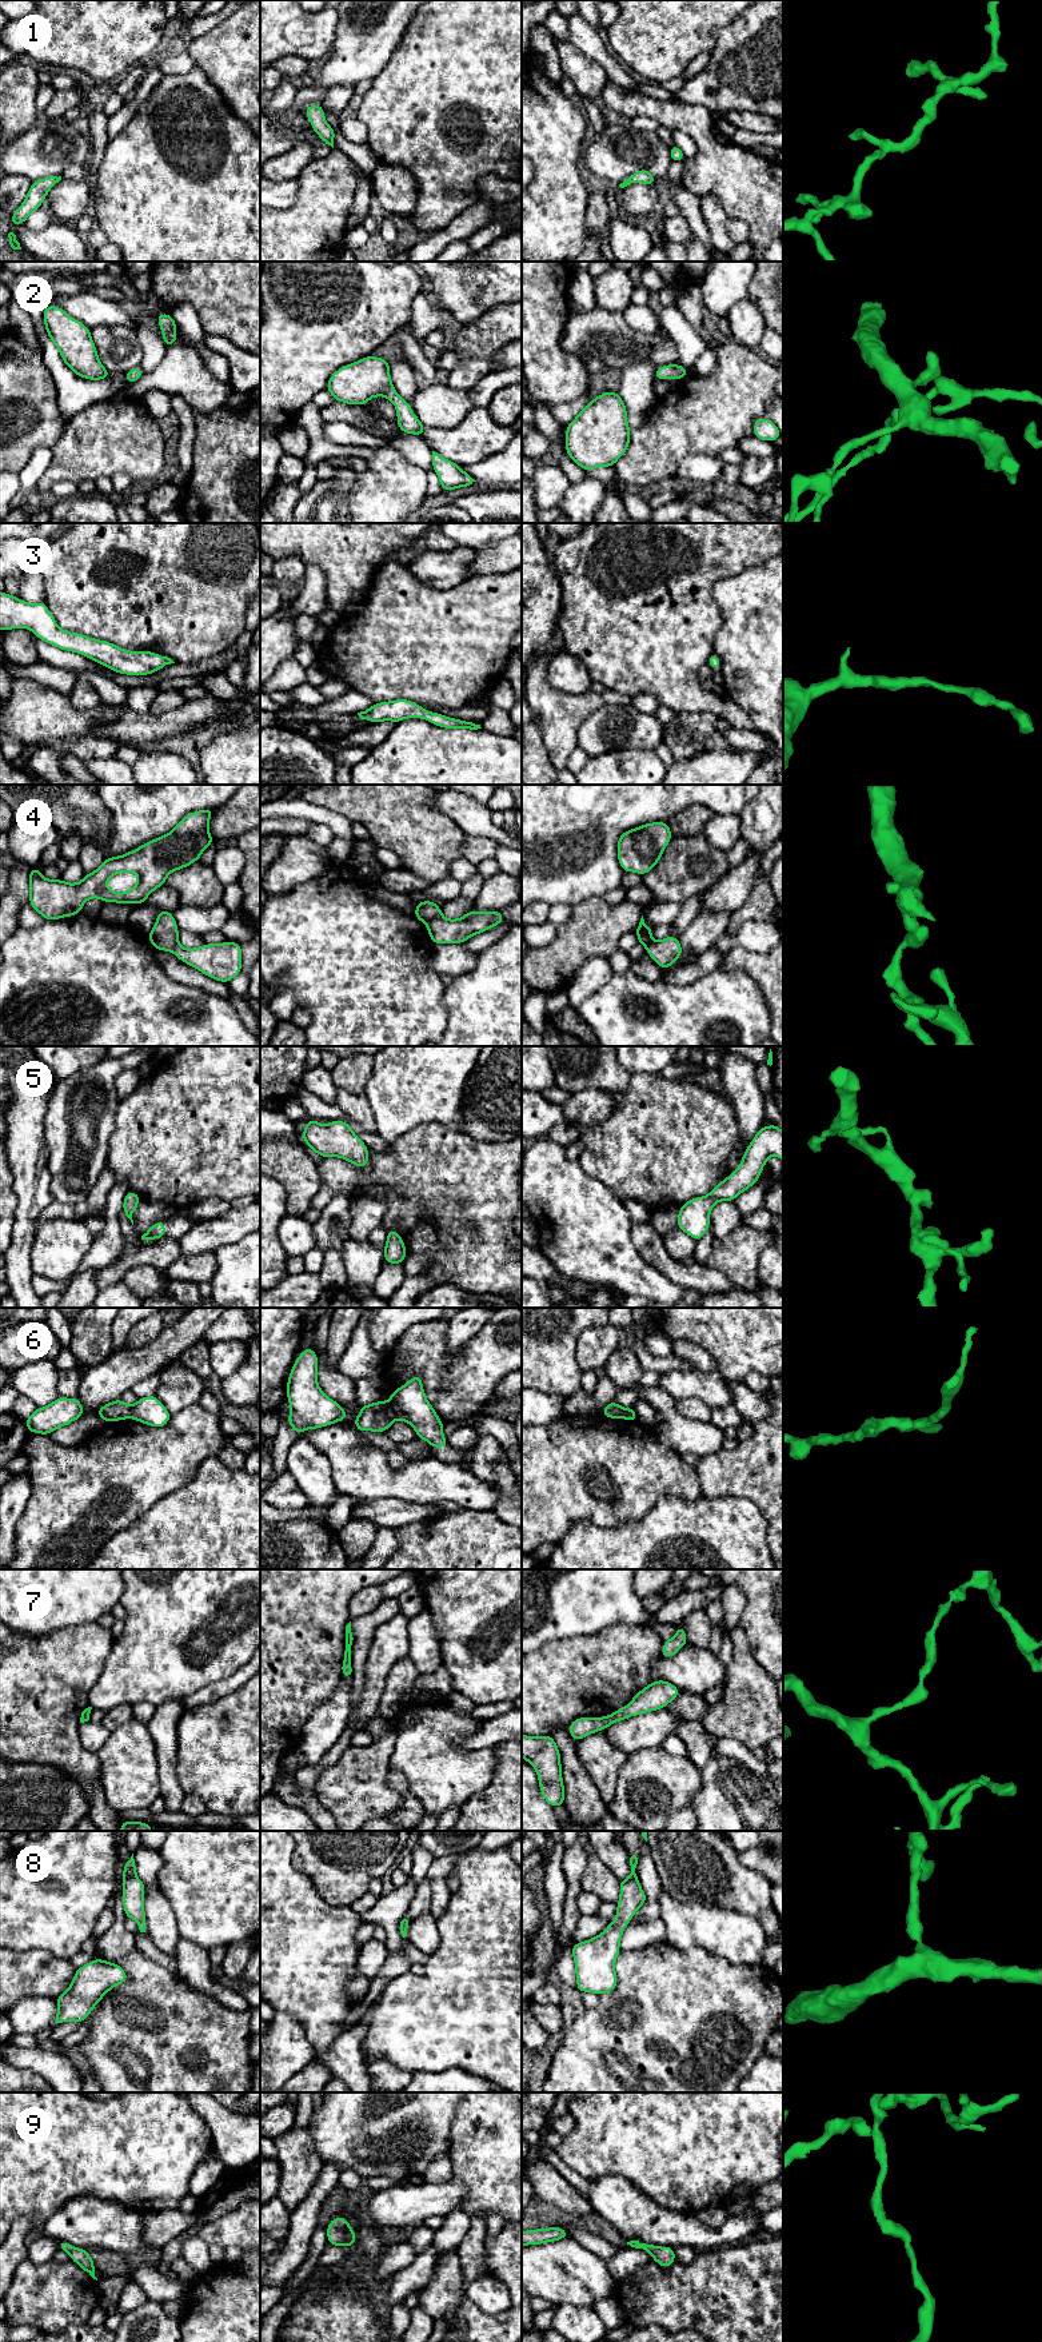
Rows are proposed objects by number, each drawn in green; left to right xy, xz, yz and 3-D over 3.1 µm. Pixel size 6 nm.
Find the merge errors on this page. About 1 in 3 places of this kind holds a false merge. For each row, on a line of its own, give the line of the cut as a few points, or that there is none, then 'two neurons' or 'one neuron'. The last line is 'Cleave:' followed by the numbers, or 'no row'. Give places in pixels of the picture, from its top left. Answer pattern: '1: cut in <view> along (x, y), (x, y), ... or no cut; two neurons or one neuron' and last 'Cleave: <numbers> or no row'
1: no cut; one neuron
2: no cut; one neuron
3: no cut; one neuron
4: cut in xz along (439, 910), (427, 925); two neurons
5: no cut; one neuron
6: cut in xz along (390, 1404), (399, 1417); two neurons
7: no cut; one neuron
8: no cut; one neuron
9: no cut; one neuron
Cleave: 4, 6

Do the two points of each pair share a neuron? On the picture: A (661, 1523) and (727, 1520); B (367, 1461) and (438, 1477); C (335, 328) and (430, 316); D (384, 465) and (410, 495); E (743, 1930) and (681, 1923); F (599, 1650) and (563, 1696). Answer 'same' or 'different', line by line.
A: same
B: same
C: different
D: same
E: same
F: same

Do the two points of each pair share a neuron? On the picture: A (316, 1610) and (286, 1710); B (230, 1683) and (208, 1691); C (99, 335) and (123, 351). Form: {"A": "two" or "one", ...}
{"A": "one", "B": "one", "C": "one"}

